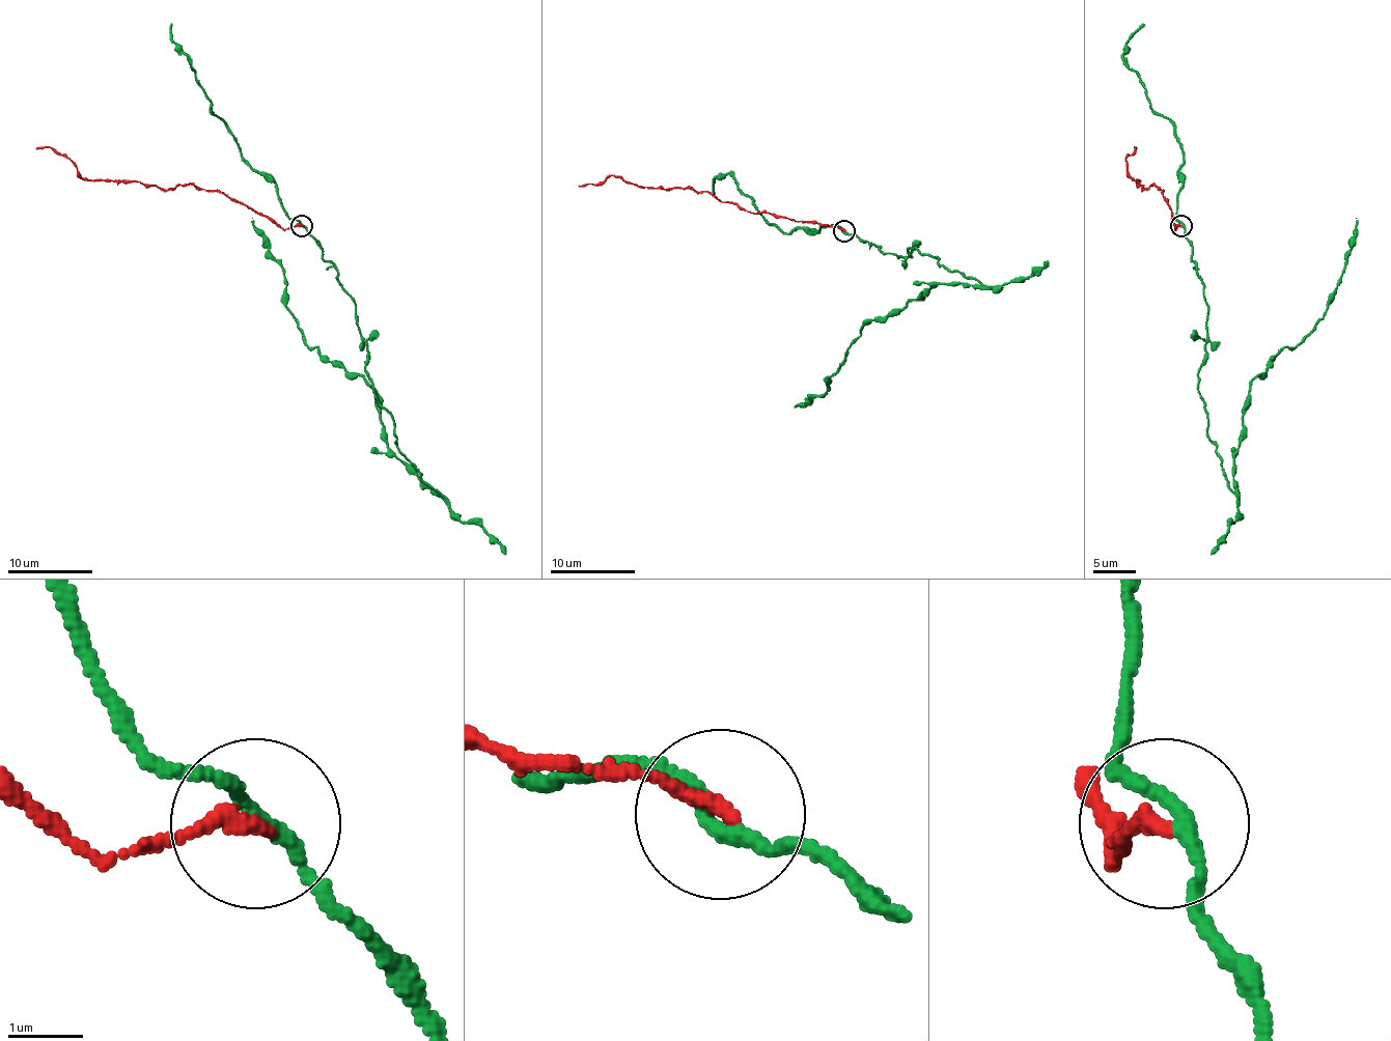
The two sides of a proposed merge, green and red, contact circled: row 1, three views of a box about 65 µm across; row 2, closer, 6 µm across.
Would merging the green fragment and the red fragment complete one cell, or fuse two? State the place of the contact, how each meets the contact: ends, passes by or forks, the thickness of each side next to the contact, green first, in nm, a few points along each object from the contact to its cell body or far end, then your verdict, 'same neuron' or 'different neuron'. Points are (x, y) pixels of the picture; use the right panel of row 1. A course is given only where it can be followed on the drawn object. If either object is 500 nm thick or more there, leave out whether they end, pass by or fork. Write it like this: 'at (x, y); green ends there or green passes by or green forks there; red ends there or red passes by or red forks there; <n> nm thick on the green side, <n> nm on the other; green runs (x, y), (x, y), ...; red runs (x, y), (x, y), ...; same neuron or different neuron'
at (1180, 225); green passes by; red ends there; 190 nm thick on the green side, 200 nm on the other; green runs (1183, 226), (1208, 305), (1197, 392), (1208, 440), (1233, 490), (1249, 384), (1328, 307), (1356, 217); red runs (1180, 226), (1176, 228), (1163, 192), (1152, 186), (1142, 190), (1129, 174), (1124, 160), (1136, 149); different neuron

